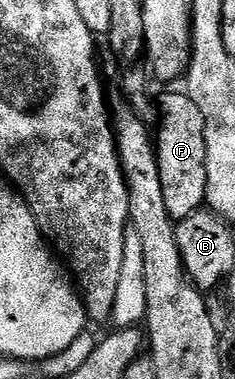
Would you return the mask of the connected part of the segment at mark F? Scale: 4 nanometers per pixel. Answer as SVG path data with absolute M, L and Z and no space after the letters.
M188 93L165 94L159 98L159 118L161 123L155 126L155 149L159 164L159 180L163 180L163 196L167 203L167 212L171 212L173 221L178 223L187 216L205 206L207 192L207 136L203 132L203 112L199 112L195 100L189 98Z

